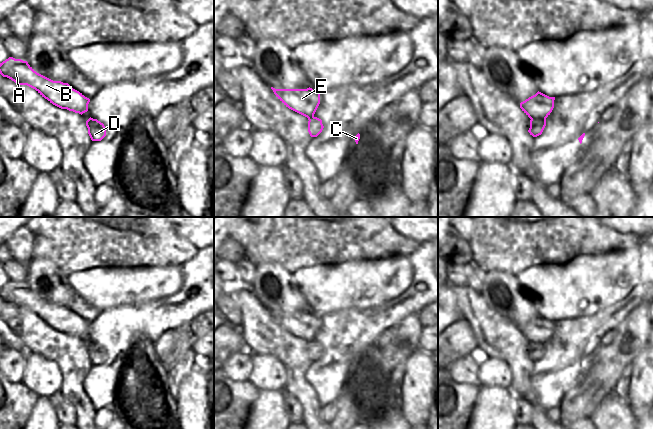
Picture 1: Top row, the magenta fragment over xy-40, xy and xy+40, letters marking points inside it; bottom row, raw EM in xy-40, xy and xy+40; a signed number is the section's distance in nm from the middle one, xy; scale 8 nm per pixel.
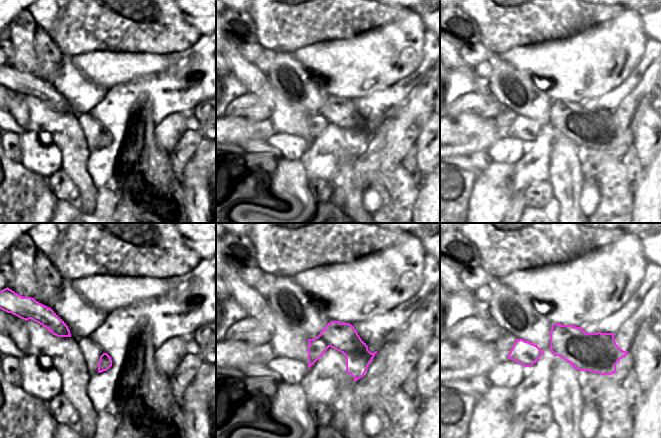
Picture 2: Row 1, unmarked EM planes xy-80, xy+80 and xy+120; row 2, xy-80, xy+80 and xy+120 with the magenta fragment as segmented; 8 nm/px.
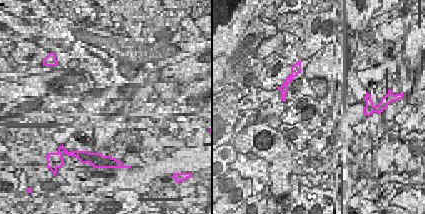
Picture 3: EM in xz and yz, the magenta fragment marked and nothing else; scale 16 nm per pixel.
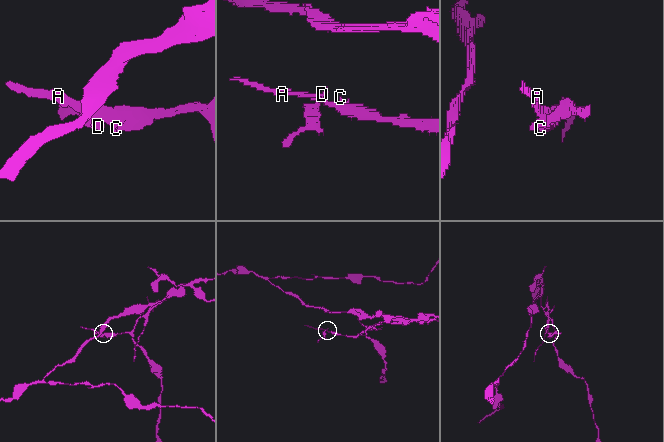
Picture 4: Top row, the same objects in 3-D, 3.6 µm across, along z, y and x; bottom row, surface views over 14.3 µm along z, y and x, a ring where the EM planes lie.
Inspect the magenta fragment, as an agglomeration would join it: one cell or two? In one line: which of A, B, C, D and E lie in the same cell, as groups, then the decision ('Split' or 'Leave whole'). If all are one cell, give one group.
Groups: A B C E / D. Split.

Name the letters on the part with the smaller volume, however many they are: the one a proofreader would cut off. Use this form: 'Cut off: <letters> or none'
Cut off: D

